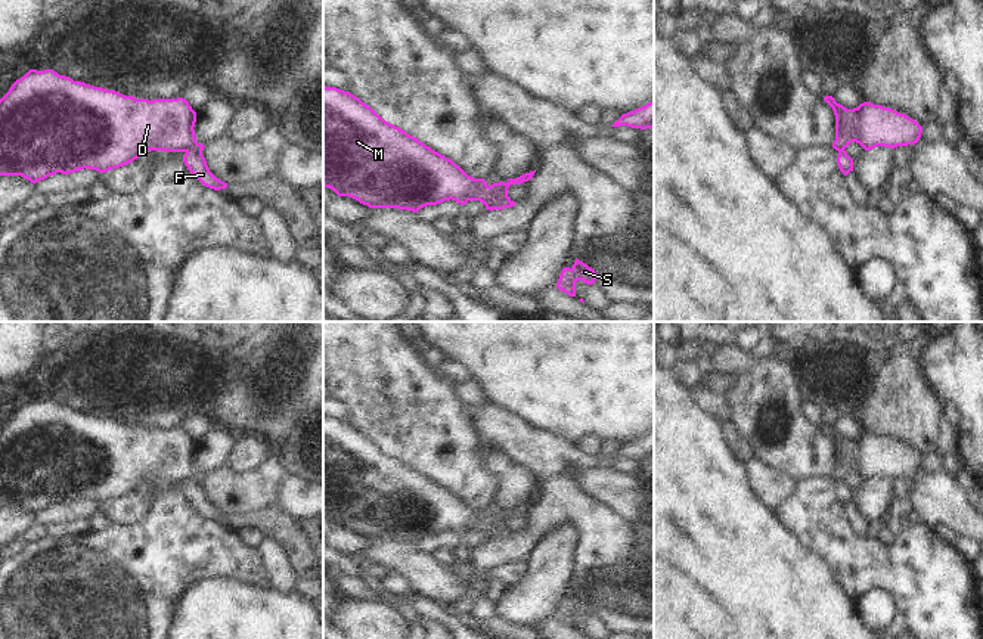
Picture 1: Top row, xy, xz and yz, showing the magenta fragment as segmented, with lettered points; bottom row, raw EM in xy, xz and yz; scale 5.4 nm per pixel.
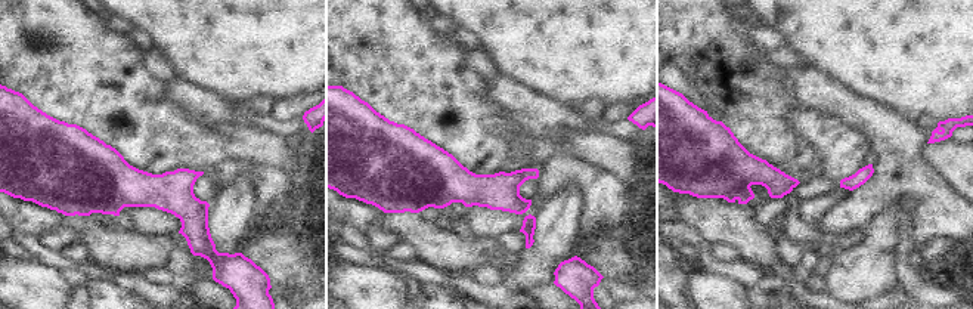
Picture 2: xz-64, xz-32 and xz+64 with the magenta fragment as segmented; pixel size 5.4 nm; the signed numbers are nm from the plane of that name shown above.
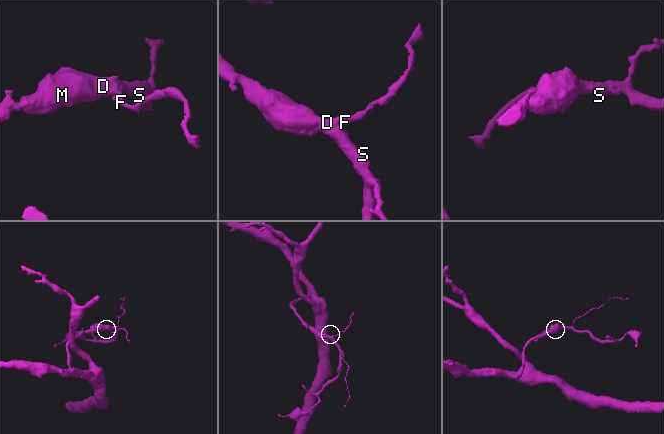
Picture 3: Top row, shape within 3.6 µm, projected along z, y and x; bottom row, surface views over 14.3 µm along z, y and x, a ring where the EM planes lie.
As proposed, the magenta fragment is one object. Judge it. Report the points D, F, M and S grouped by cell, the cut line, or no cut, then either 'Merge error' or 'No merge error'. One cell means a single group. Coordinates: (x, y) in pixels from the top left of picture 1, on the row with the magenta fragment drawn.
Groups: D M S / F. Split along xy (186, 151), (201, 154). Merge error

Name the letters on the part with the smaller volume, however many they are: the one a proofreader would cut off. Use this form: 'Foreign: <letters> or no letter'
Foreign: F

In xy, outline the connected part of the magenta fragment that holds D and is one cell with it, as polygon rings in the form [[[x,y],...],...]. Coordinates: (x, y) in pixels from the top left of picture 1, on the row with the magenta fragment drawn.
[[[30,69],[0,99],[0,176],[22,176],[31,183],[56,173],[69,174],[84,168],[106,173],[137,159],[145,151],[202,153],[204,145],[195,137],[196,112],[183,97],[136,99],[74,81],[53,69]]]

